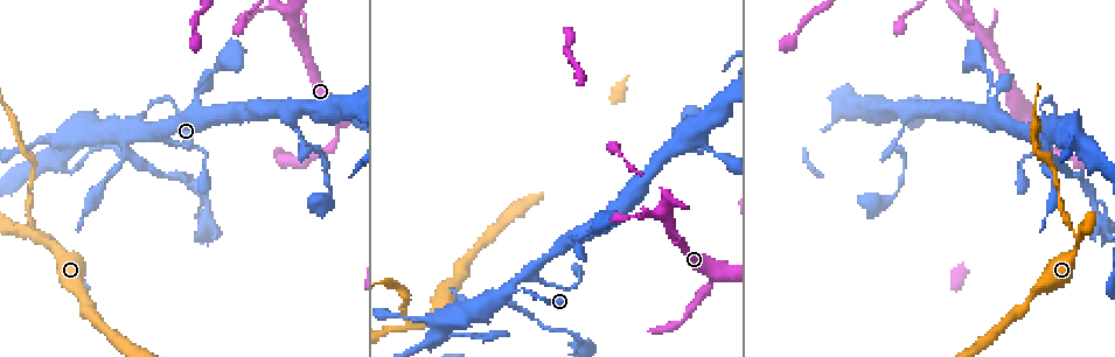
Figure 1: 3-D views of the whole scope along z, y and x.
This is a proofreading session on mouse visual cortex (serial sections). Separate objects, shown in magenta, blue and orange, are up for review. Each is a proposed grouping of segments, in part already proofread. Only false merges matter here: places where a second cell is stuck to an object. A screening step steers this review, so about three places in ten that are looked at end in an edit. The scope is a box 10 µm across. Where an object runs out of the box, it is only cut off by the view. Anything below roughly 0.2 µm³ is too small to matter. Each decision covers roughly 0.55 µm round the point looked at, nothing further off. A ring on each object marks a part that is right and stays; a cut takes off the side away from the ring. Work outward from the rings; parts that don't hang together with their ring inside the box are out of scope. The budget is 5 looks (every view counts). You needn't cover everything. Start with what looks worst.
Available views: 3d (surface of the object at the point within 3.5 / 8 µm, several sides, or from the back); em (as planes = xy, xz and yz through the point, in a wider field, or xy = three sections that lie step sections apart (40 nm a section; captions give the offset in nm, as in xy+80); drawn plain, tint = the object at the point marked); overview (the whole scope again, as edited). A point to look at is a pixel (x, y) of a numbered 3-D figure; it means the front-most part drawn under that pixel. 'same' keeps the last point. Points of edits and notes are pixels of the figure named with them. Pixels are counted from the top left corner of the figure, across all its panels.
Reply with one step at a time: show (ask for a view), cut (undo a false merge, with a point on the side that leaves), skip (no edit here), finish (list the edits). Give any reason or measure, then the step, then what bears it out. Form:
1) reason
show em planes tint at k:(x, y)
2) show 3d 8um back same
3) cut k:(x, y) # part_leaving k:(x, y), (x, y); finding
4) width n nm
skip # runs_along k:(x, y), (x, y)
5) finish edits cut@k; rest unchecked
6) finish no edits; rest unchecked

calibre changes
show 3d 3.5um at 1:(414, 325)

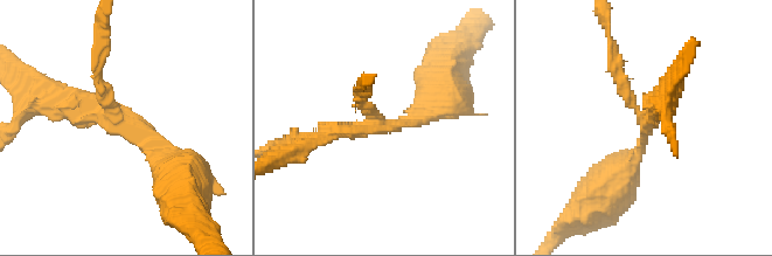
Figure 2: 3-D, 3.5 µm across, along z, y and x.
now the EM
show em xy step 3 tint at 2:(380, 126)

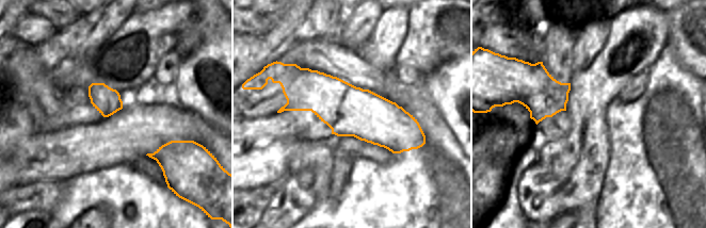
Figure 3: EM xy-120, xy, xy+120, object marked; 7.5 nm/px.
arms 3
cut 2:(618, 76) # part_leaving 2:(635, 108), (614, 64), (605, 26); a second cell is stuck on

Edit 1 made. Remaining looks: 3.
show 3d 8um at 1:(293, 15)

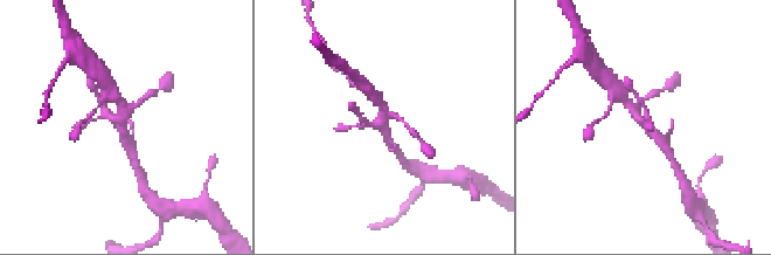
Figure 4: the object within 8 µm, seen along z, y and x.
show 3d 3.5um same

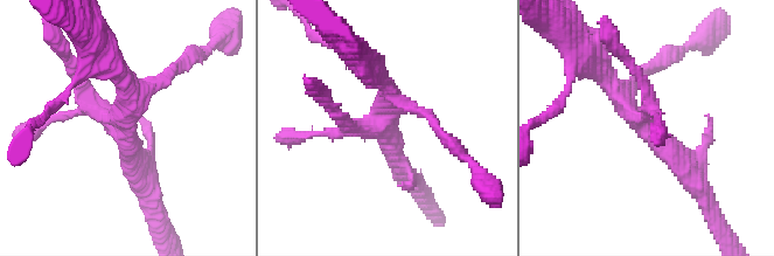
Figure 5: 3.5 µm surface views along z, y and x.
now the EM
show em planes tint at 5:(381, 130)

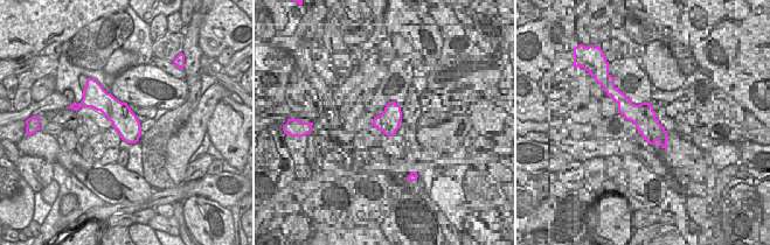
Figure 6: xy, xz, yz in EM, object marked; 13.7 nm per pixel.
skip # runs_along 5:(699, 187), (598, 80); all the same cell

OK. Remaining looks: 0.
finish edits cut@2; rest unchecked

